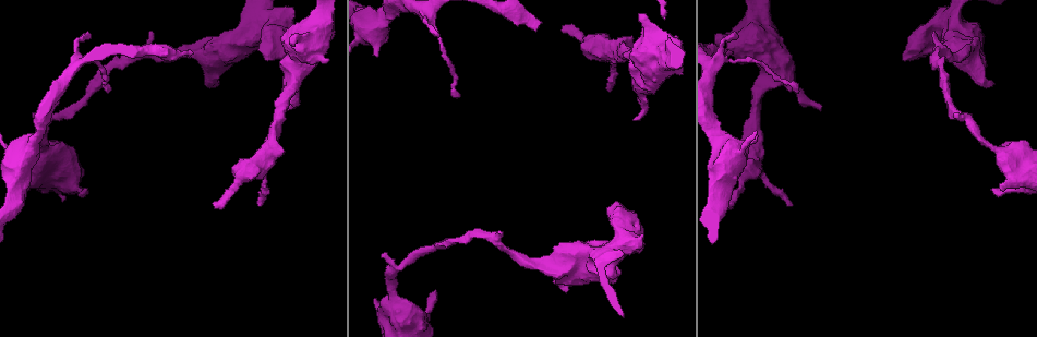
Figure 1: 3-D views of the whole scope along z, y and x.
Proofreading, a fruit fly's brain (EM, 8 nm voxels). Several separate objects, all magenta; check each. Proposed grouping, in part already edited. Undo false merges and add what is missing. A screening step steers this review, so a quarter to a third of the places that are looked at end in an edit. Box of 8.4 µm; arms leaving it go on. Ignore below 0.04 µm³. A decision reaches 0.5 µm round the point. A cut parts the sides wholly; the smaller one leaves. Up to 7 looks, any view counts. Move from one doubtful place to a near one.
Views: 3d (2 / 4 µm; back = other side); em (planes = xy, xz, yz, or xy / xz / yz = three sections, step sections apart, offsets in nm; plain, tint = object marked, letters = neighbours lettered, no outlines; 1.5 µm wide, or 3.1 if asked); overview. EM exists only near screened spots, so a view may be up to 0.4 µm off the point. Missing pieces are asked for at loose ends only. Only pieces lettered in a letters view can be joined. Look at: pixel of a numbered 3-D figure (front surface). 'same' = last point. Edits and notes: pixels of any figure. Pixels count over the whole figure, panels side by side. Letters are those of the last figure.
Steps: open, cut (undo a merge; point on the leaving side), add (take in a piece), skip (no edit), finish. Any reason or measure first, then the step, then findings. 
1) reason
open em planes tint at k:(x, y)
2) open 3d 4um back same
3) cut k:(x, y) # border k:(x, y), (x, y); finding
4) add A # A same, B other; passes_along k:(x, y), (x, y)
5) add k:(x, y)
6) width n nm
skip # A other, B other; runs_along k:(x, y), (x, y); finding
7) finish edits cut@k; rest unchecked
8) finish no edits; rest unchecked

long arm stops here
open 3d 4um at 1:(728, 51)

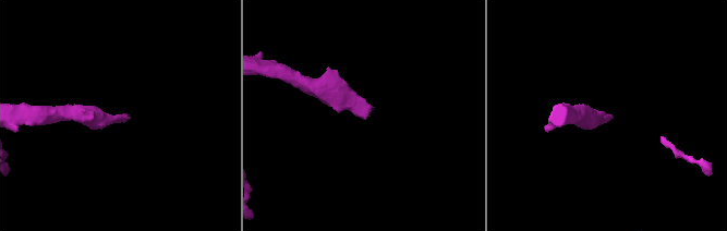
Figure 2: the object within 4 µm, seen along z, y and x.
shape alone is not enough
open em planes letters at 2:(610, 117)

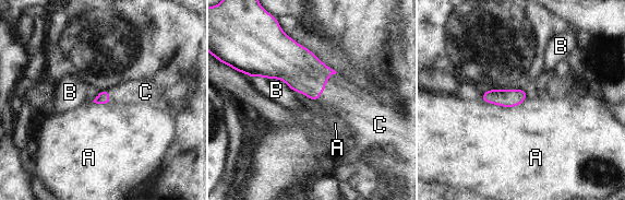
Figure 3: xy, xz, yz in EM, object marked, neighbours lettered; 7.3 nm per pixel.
add C # A other, B other, C same; the cell continues

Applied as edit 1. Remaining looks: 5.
tapers out
open em planes letters at 1:(955, 113)

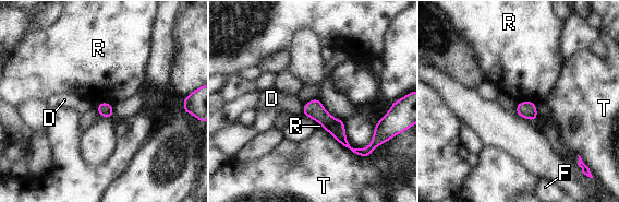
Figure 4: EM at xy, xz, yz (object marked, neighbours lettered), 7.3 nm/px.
longest_contact T 420 nm
skip # D other, F other, R other, T other; none of them fits

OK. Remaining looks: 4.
free end
open em planes letters at 1:(999, 187)

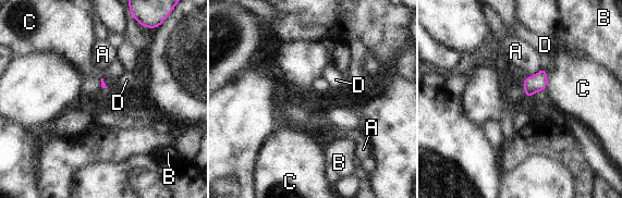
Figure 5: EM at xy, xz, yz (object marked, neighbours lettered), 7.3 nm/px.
skip # A other, B other, C other, D other; border 5:(543, 66), (547, 72), (547, 89); no lettered piece goes on from it

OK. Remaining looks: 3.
finish edits add@3; rest unchecked

